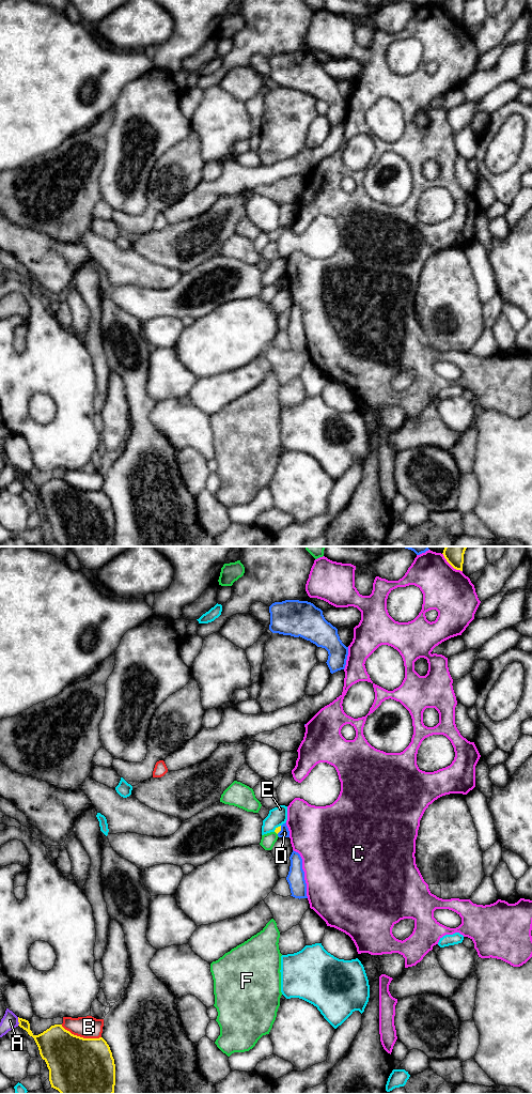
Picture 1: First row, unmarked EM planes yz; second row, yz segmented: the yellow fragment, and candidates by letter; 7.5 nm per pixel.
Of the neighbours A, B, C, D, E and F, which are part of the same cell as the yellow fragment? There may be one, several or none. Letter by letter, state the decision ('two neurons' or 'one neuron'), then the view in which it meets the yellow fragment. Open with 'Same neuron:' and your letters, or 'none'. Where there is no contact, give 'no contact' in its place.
Same neuron: none
A: two neurons | yz
B: two neurons | yz
C: two neurons | yz
D: two neurons | yz
E: two neurons | yz
F: two neurons | yz

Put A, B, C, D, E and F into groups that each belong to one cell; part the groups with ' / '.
A / B / C / D / E / F

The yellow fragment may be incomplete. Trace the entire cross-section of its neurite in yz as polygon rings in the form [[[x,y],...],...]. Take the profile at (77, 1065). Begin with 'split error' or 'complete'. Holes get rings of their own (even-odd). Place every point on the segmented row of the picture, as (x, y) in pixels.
complete; [[[18,1017],[19,1027],[32,1036],[49,1069],[51,1088],[61,1094],[113,1094],[115,1064],[109,1045],[103,1038],[83,1038],[72,1034],[62,1024],[51,1026],[38,1035],[30,1030],[28,1020]]]

